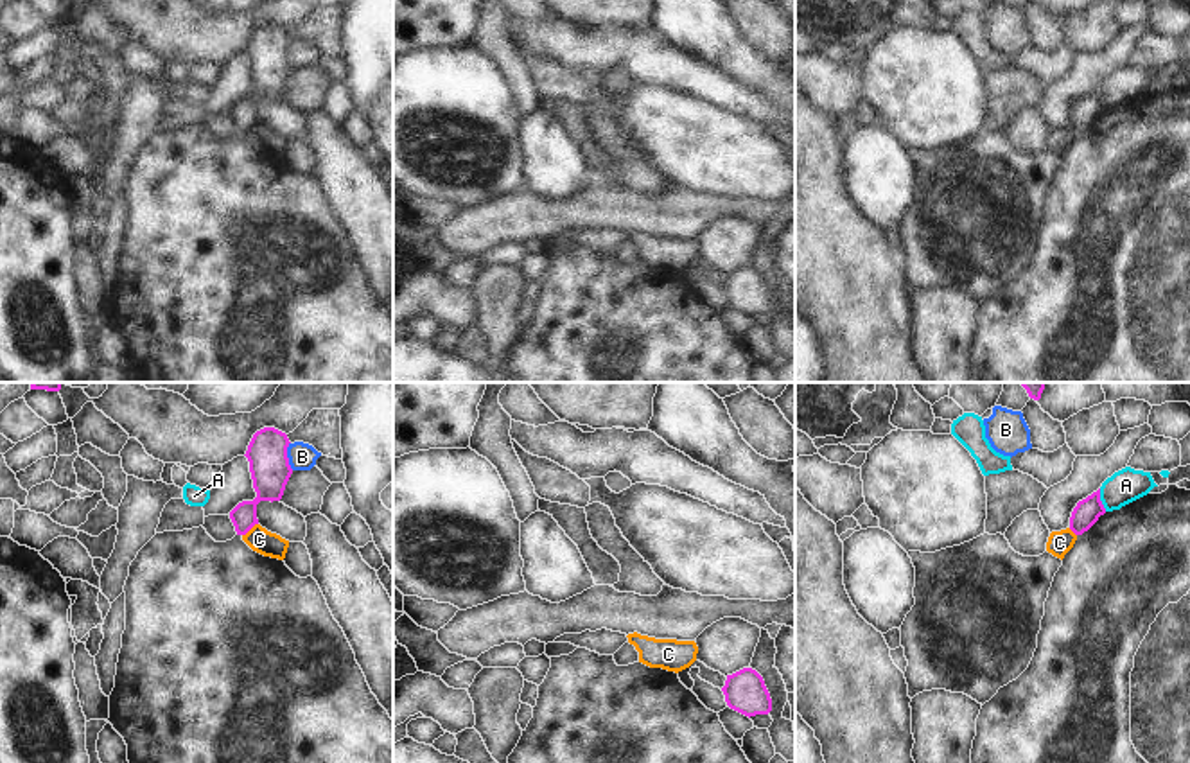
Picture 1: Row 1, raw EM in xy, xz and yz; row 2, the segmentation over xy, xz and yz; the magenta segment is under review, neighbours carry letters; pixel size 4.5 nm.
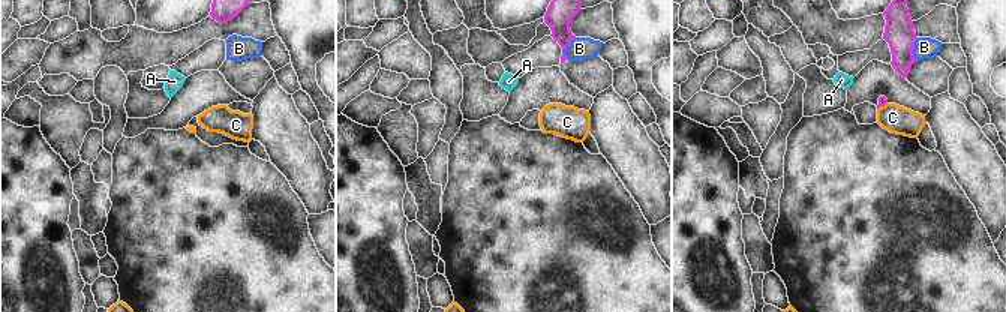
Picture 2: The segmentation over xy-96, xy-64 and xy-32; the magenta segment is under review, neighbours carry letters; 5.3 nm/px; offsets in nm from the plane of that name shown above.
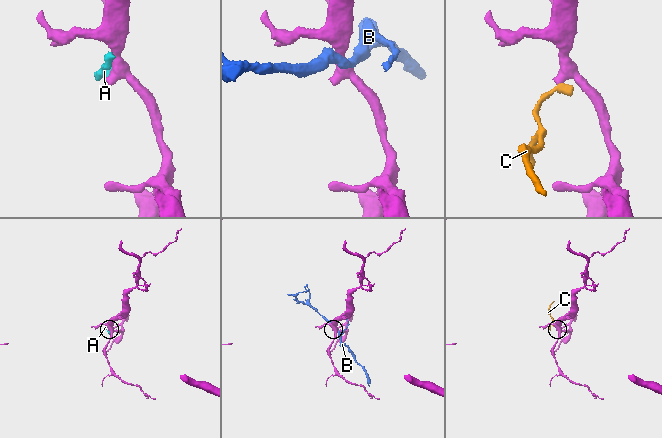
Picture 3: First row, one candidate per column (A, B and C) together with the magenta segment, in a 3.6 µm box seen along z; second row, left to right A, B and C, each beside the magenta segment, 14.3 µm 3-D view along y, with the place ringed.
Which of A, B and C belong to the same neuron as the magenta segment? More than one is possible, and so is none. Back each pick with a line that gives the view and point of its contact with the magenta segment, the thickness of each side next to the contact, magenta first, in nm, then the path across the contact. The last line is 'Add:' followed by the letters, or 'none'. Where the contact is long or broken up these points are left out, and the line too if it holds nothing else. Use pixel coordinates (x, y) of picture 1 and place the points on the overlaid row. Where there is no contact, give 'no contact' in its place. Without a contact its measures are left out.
Add: none

